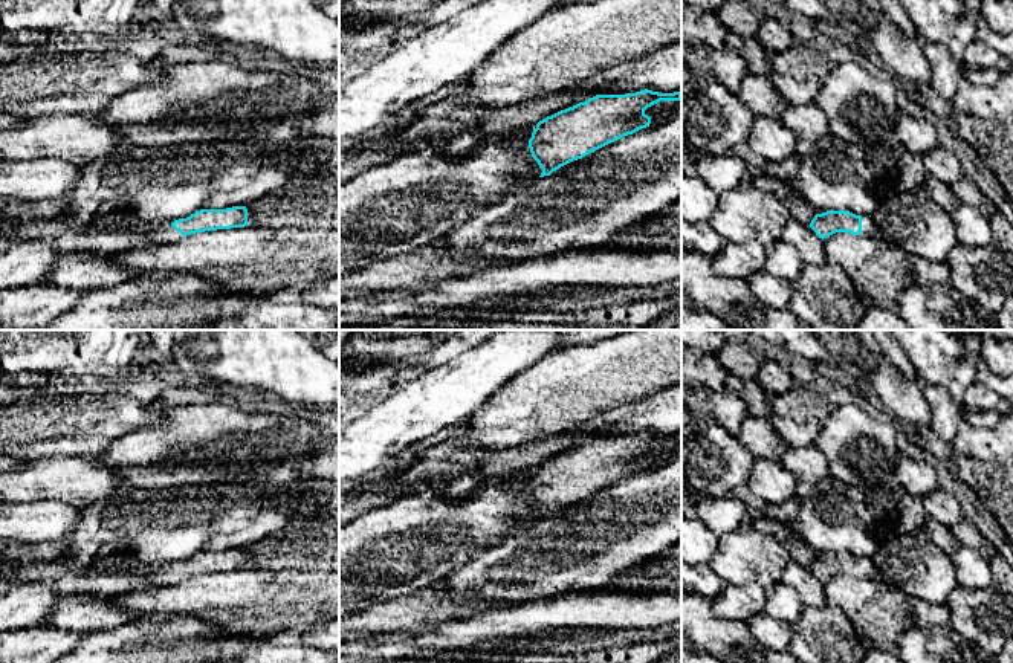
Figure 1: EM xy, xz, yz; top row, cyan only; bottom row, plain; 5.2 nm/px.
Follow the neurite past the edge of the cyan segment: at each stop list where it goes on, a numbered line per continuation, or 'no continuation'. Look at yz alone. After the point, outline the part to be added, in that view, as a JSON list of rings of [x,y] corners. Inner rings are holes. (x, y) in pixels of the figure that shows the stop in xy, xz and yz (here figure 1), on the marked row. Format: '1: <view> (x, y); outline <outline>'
1: yz (868, 225); outline [[[862,215],[862,237],[879,237],[879,228],[869,215]]]

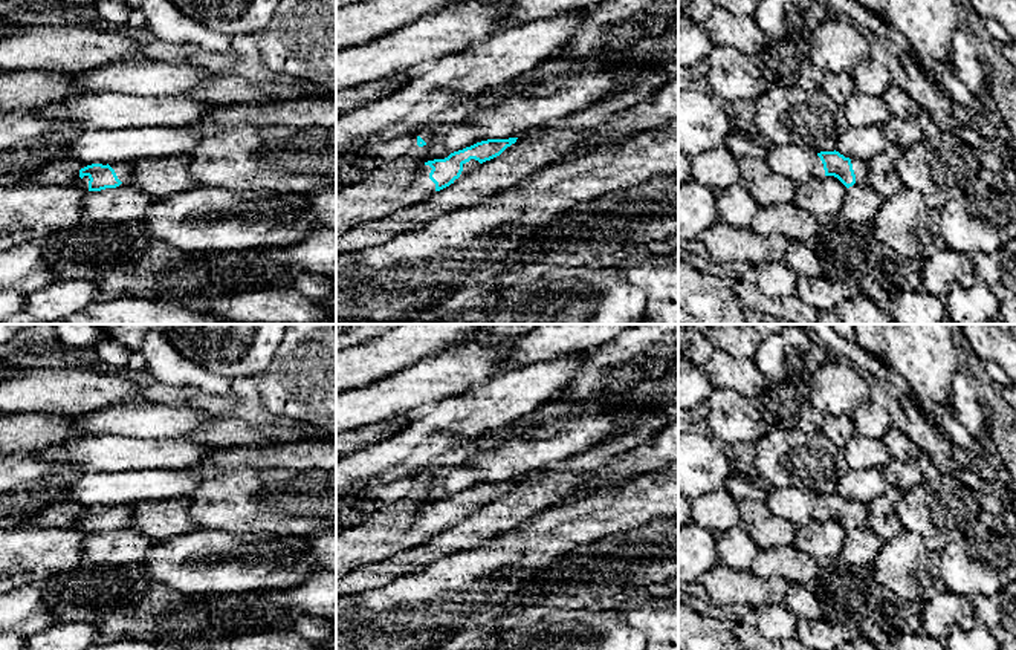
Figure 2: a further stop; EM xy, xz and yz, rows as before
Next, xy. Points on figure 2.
1: xy (64, 172); outline [[[50,159],[47,164],[40,167],[29,182],[37,185],[60,185],[60,187],[79,187],[89,191],[89,176],[79,177],[79,170],[87,164],[76,162],[73,159]]]

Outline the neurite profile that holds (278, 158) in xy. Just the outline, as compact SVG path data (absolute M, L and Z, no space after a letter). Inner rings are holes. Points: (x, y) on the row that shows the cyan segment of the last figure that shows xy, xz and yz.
M240 125L206 133L188 153L197 185L309 194L336 184L336 128Z

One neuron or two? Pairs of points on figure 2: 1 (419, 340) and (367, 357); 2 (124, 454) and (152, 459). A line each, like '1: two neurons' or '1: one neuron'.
1: one neuron
2: one neuron

